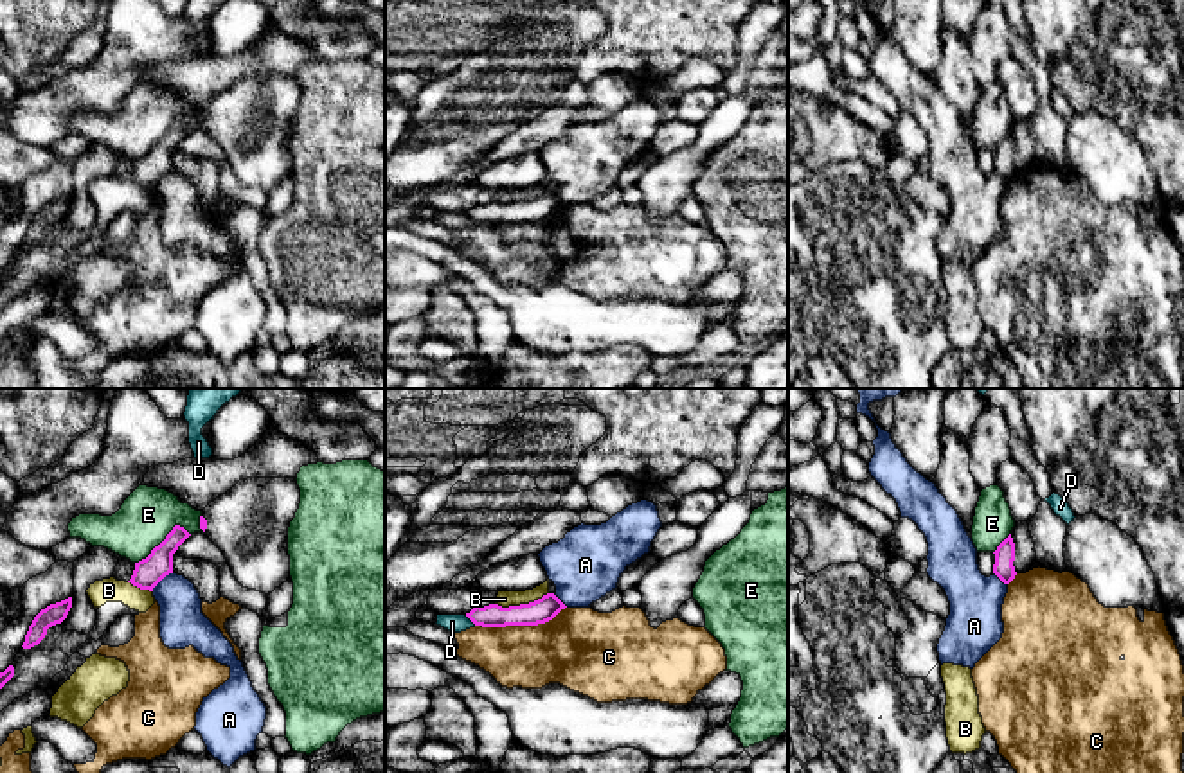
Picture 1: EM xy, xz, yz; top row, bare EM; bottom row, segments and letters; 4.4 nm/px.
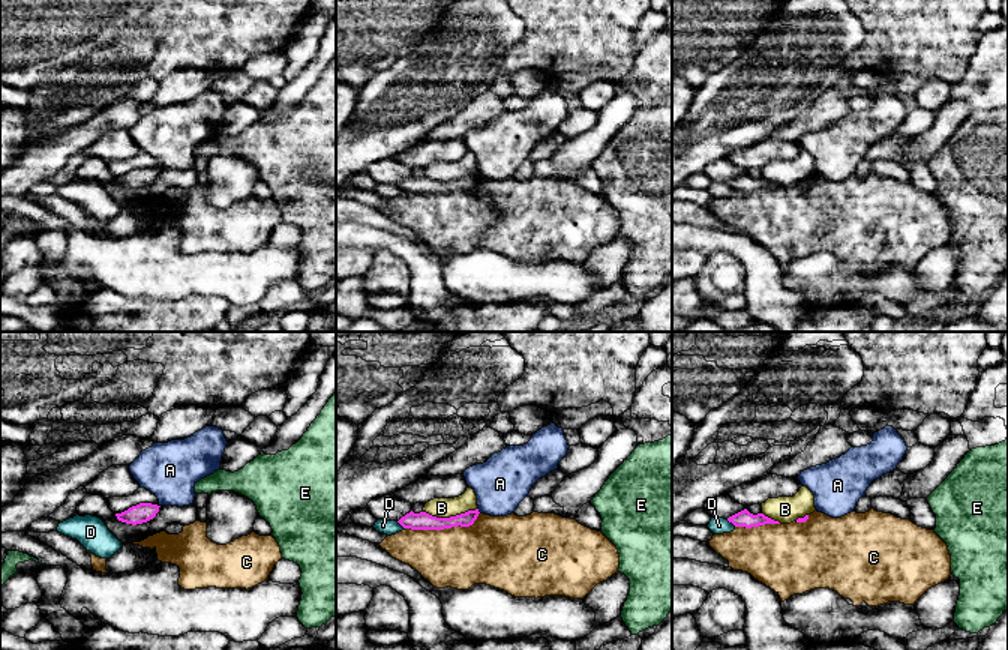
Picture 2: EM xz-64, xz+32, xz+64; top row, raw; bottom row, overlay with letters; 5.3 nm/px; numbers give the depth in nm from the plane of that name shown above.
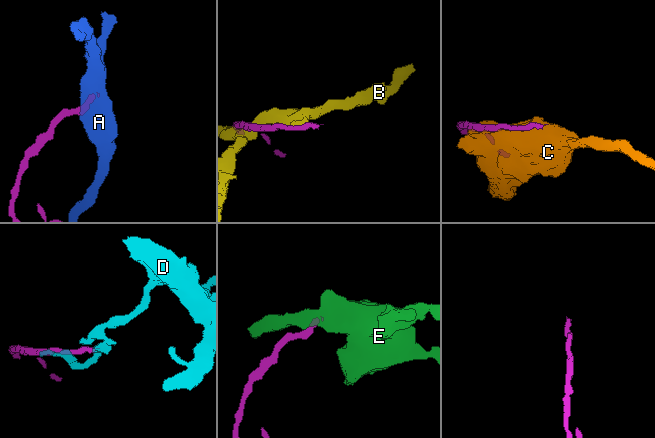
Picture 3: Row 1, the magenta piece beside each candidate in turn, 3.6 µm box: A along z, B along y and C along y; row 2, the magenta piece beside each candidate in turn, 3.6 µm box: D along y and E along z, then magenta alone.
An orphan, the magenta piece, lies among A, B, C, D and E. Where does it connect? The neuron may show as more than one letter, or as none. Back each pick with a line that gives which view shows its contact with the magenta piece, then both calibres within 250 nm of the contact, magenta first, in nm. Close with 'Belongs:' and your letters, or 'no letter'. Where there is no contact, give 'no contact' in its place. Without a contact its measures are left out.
Belongs: no letter

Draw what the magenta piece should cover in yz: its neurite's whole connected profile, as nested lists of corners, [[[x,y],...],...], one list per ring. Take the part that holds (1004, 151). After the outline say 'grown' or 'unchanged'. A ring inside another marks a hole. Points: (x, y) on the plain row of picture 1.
[[[1011,131],[997,144],[995,151],[995,162],[993,171],[1004,180],[1009,182],[1017,169],[1013,164],[1015,158],[1015,140]]]; unchanged

